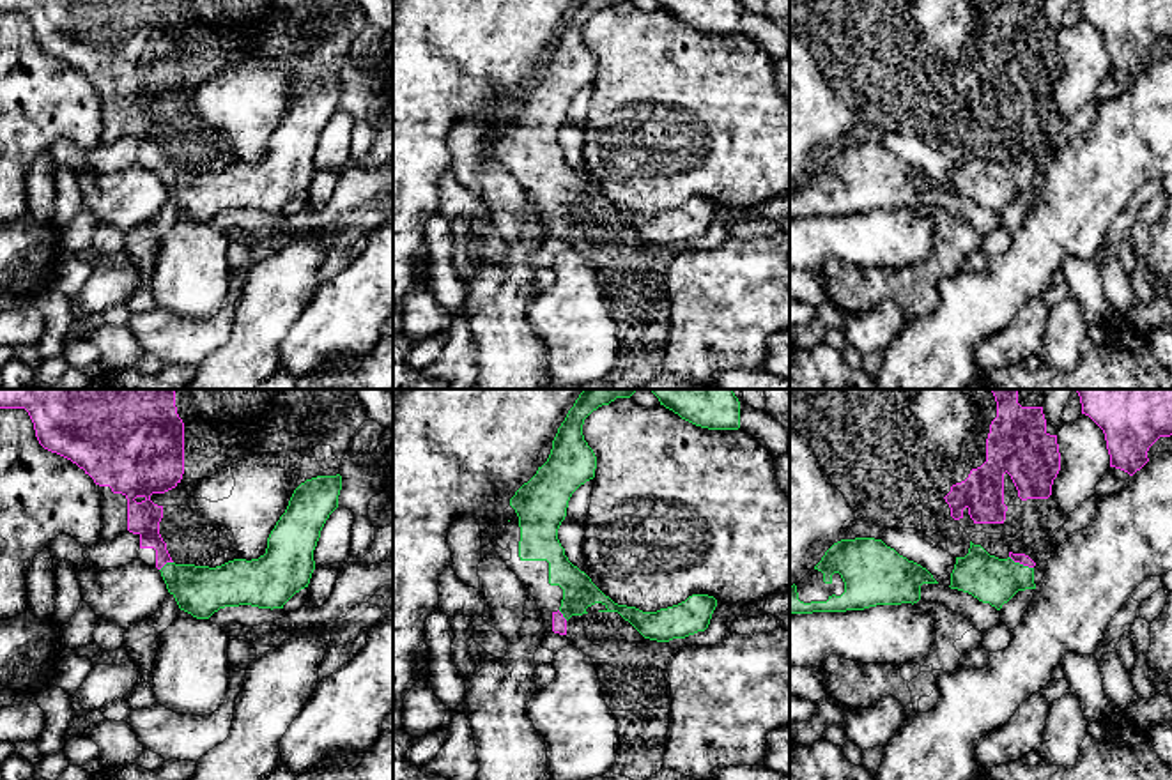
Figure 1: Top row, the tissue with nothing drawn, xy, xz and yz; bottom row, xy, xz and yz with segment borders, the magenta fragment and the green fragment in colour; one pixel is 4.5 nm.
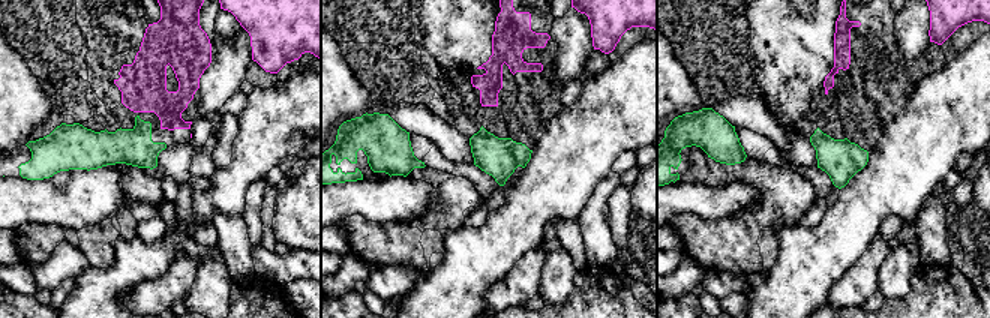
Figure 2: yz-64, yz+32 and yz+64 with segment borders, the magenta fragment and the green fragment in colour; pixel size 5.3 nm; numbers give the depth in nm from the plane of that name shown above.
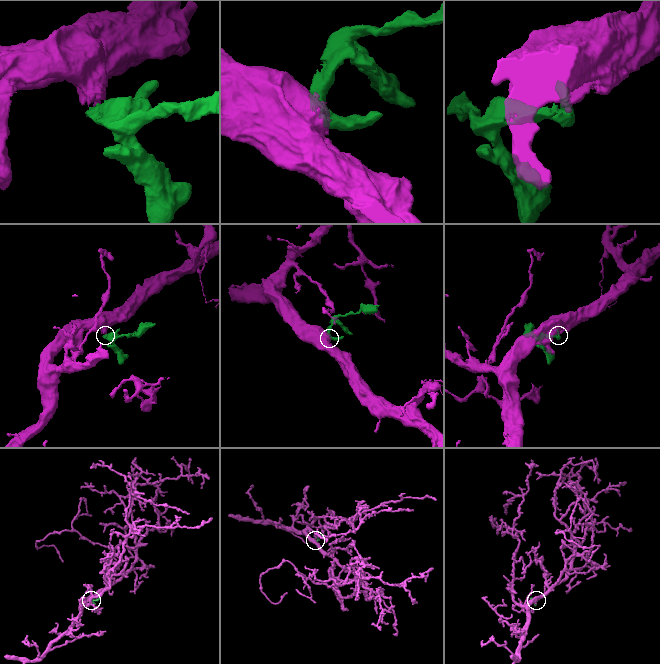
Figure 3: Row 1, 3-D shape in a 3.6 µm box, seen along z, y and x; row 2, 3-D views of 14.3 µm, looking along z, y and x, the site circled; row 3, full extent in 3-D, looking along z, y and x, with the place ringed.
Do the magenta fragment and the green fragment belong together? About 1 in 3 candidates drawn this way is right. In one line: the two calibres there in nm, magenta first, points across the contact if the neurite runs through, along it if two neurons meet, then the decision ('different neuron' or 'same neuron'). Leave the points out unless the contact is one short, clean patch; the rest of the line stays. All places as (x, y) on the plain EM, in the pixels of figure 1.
50 nm thick on the magenta side, 220 nm on the other; runs through yz (1024, 163), (1022, 167), (1010, 179), (994, 184); same neuron

